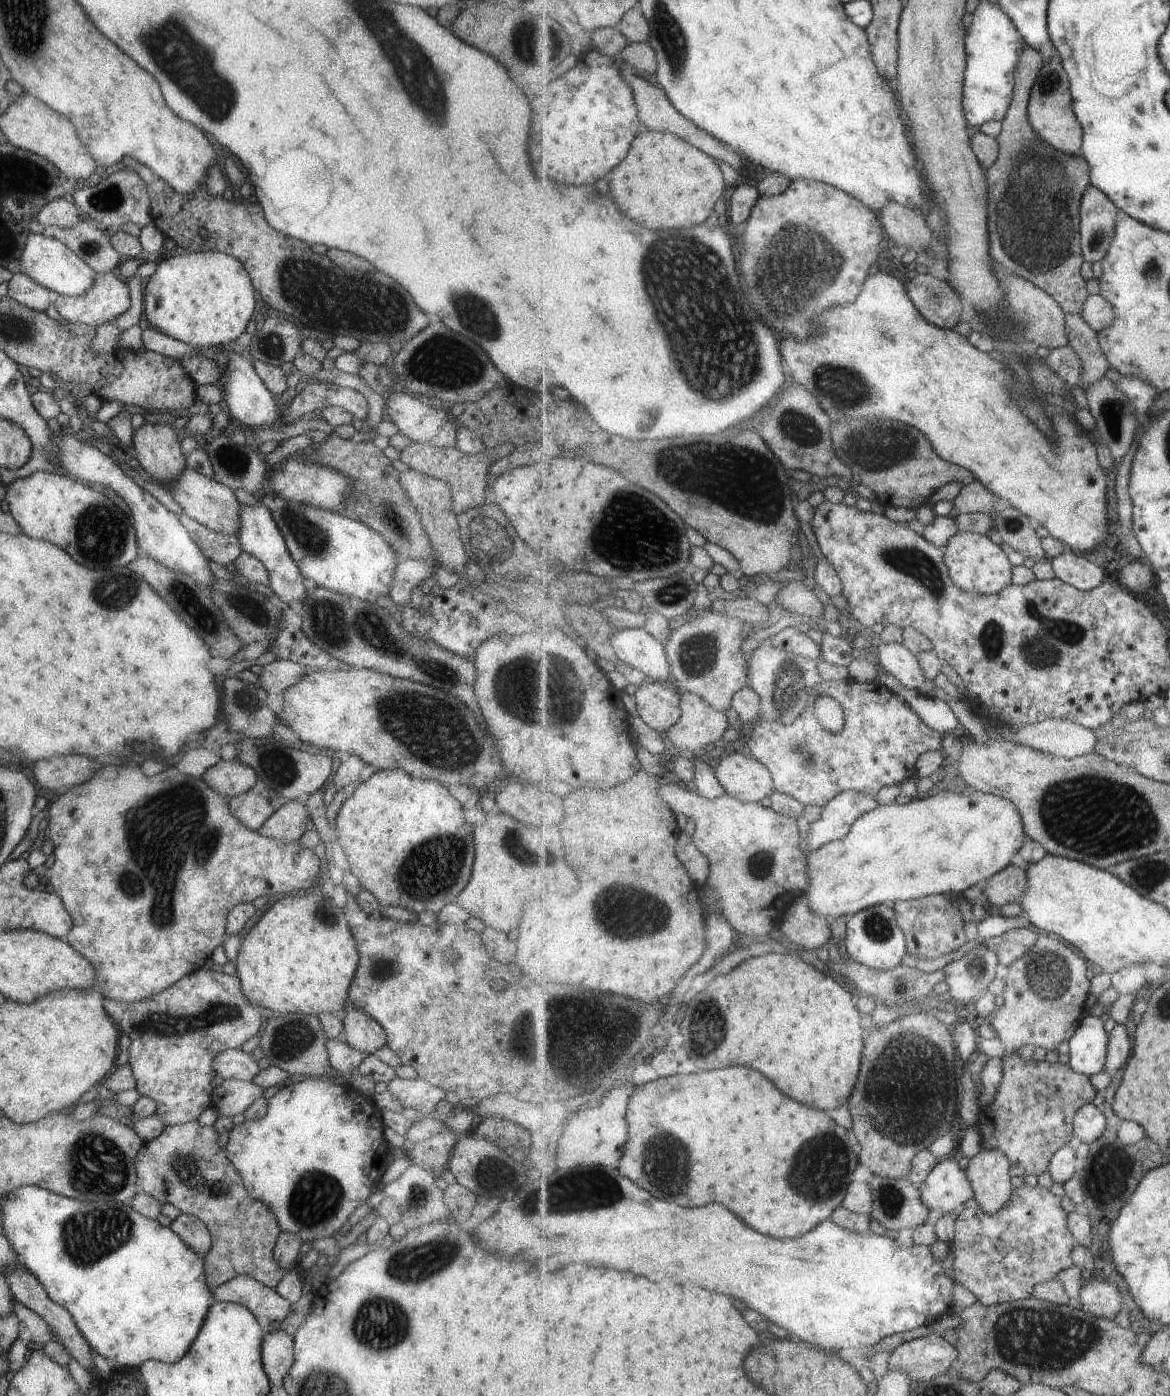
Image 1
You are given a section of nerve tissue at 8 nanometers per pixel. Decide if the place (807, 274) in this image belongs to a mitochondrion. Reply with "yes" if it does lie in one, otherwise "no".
yes

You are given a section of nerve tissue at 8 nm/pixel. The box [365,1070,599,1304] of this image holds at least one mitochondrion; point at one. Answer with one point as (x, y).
(425, 1261)

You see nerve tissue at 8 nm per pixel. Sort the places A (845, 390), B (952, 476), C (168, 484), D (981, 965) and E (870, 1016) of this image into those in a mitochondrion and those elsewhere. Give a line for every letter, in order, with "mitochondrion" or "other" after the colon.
A: mitochondrion
B: other
C: other
D: mitochondrion
E: other

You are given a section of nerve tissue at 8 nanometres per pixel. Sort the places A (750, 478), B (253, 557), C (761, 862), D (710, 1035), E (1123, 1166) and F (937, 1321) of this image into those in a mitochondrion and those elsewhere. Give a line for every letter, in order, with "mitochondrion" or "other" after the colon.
A: mitochondrion
B: other
C: mitochondrion
D: mitochondrion
E: other
F: other

